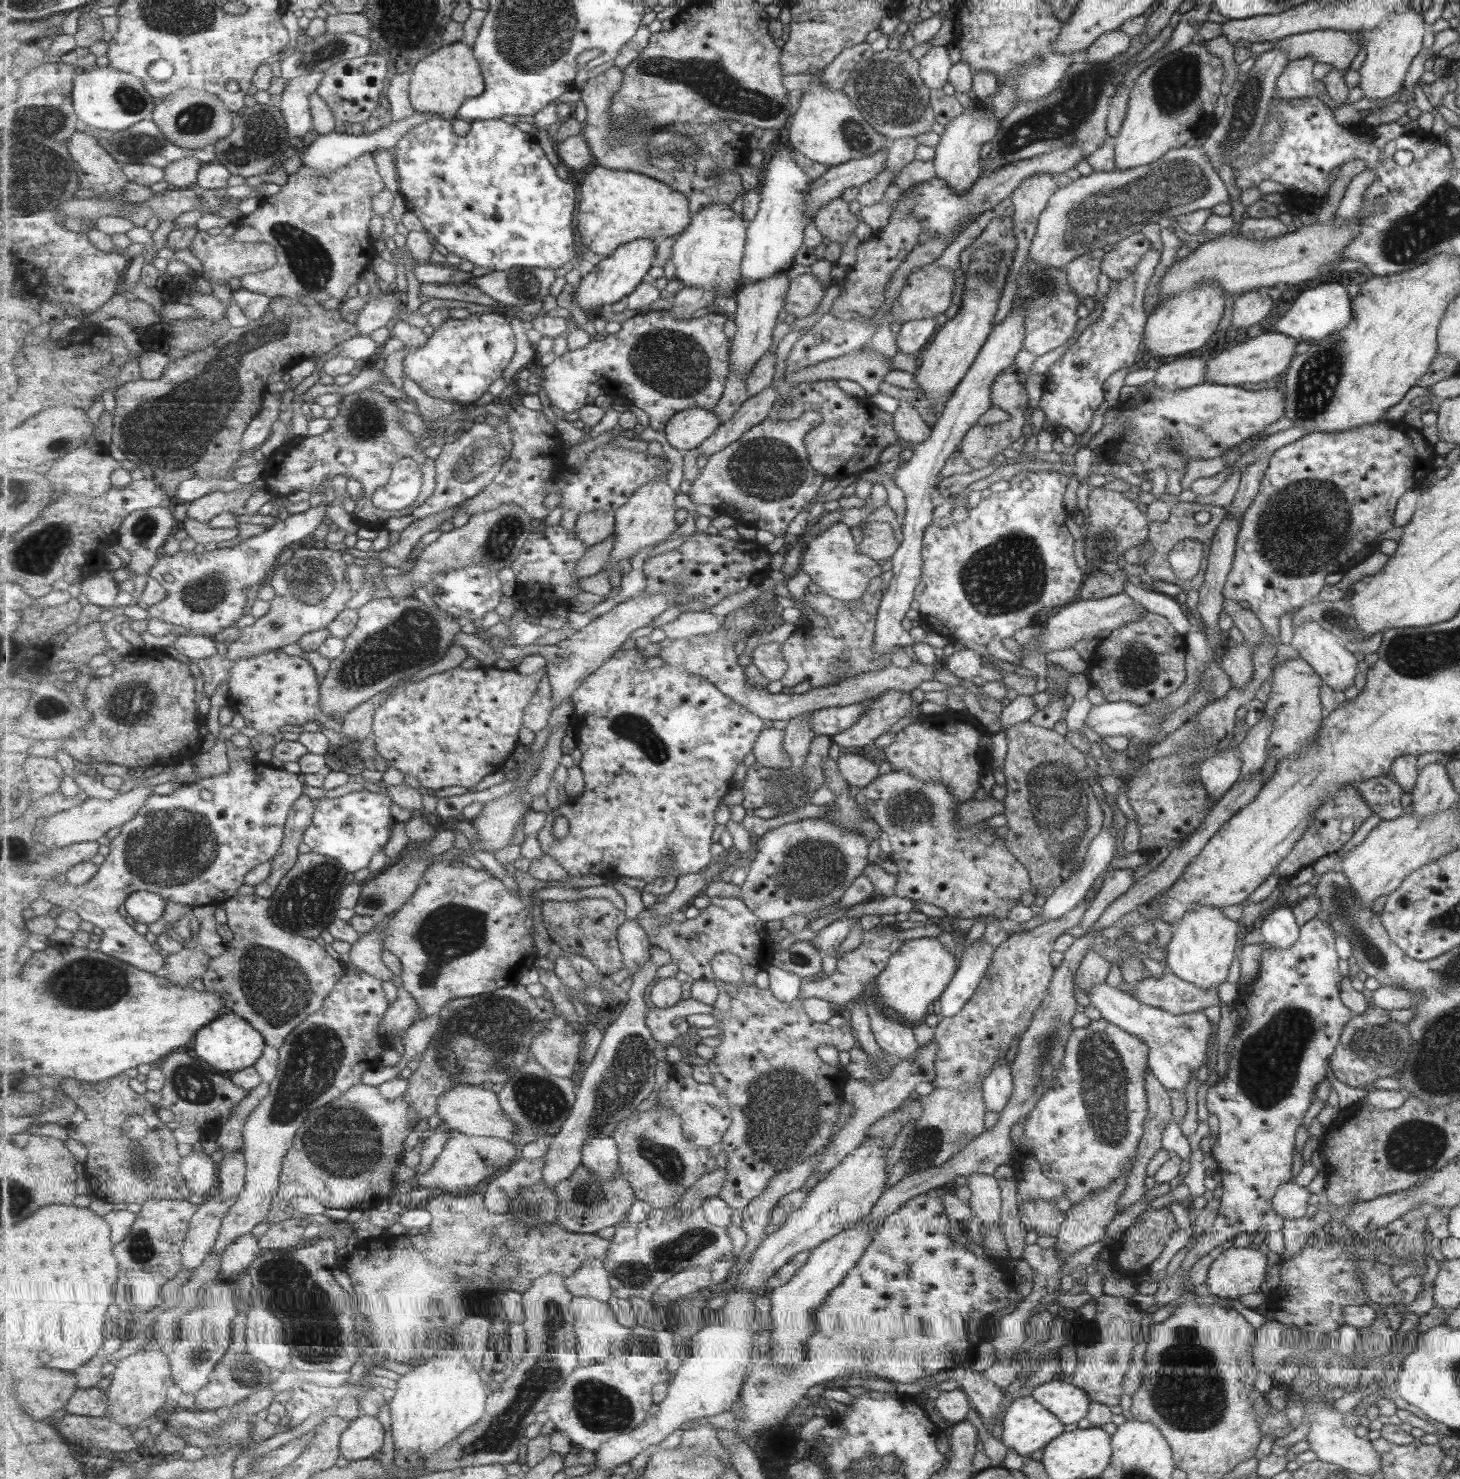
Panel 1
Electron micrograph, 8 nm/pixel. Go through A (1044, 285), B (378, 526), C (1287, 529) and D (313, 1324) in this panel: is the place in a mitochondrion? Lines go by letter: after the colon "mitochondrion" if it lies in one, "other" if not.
A: mitochondrion
B: other
C: mitochondrion
D: mitochondrion

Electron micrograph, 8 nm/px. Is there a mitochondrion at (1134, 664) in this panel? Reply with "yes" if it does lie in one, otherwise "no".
yes

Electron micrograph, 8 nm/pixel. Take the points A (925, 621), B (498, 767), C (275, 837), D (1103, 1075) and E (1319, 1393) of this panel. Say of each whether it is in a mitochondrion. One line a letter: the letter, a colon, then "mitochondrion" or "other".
A: other
B: other
C: other
D: mitochondrion
E: mitochondrion

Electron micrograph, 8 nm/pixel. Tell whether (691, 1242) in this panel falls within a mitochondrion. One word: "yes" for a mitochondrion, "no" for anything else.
yes

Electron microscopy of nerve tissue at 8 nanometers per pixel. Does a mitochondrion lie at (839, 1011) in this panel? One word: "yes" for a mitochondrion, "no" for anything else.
no

